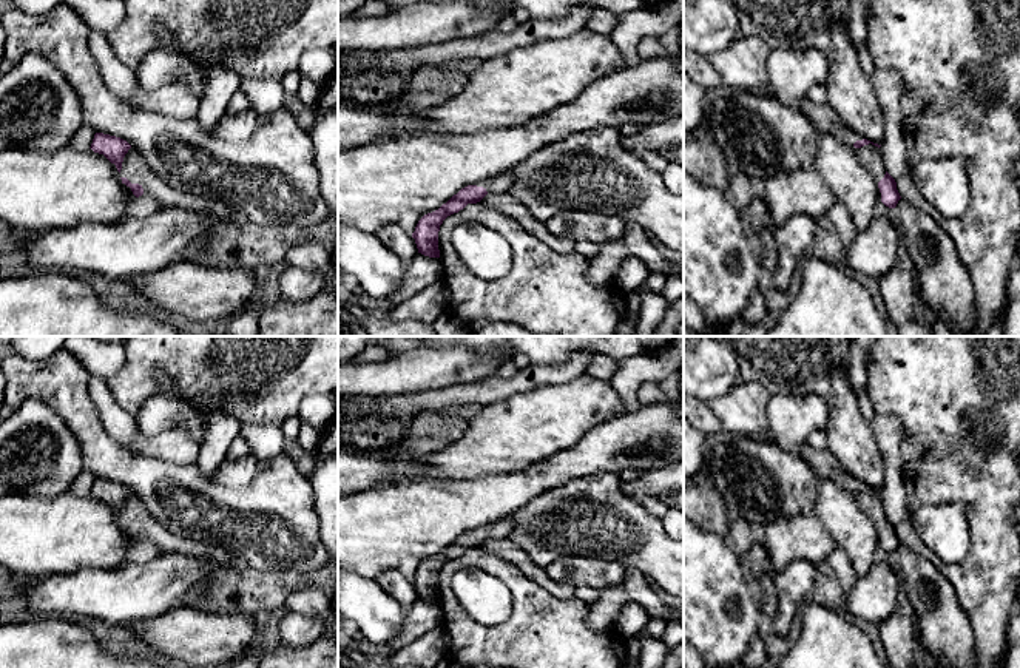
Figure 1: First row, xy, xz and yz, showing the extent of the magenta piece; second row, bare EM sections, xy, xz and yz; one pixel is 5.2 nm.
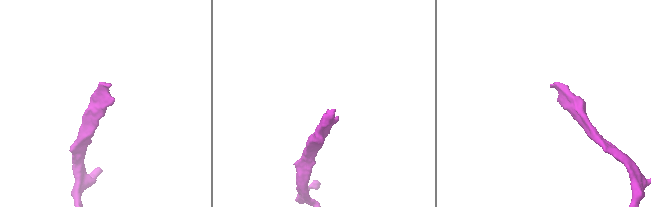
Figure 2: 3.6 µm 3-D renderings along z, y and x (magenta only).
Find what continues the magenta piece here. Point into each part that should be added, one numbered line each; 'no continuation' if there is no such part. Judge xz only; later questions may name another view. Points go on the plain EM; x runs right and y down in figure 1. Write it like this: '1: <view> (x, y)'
1: xz (499, 529)

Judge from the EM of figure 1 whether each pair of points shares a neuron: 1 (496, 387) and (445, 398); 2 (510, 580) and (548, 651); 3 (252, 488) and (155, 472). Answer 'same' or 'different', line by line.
1: same
2: same
3: same

